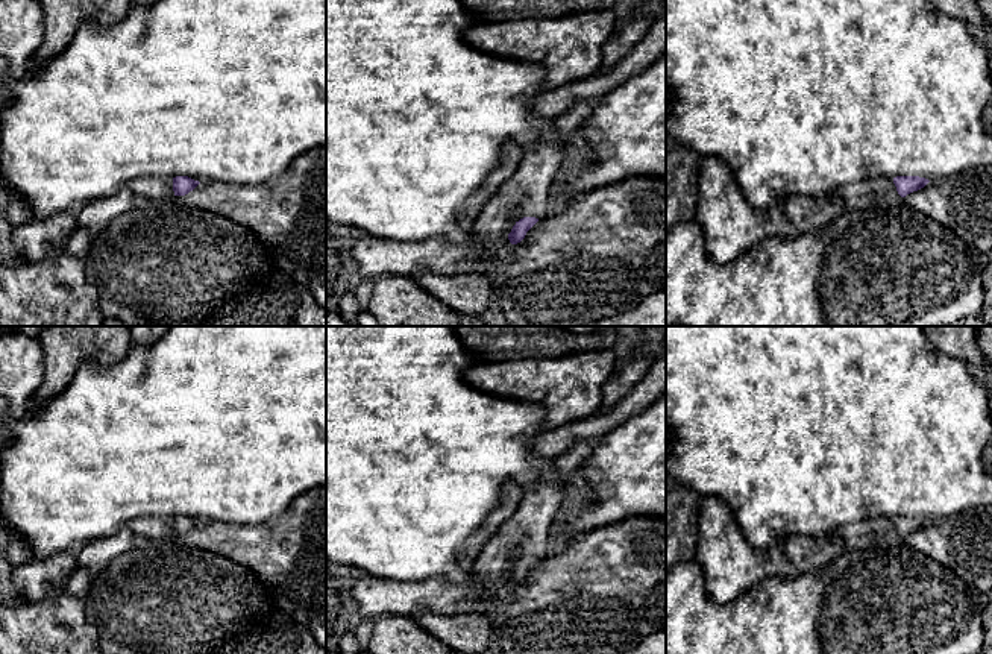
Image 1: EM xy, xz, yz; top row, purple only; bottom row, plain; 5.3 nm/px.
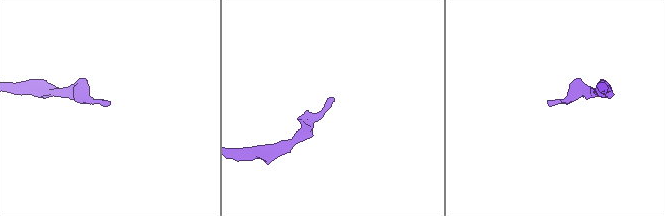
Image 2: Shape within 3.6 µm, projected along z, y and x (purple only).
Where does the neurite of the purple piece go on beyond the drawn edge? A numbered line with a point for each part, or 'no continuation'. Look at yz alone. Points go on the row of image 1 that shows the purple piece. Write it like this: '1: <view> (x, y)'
1: yz (875, 193)

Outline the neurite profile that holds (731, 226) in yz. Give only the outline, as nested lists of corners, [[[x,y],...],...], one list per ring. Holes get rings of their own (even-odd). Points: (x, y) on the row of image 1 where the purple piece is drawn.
[[[701,156],[696,181],[696,222],[702,226],[711,263],[730,264],[766,238],[795,234],[781,206],[758,212],[748,203],[724,159]]]

